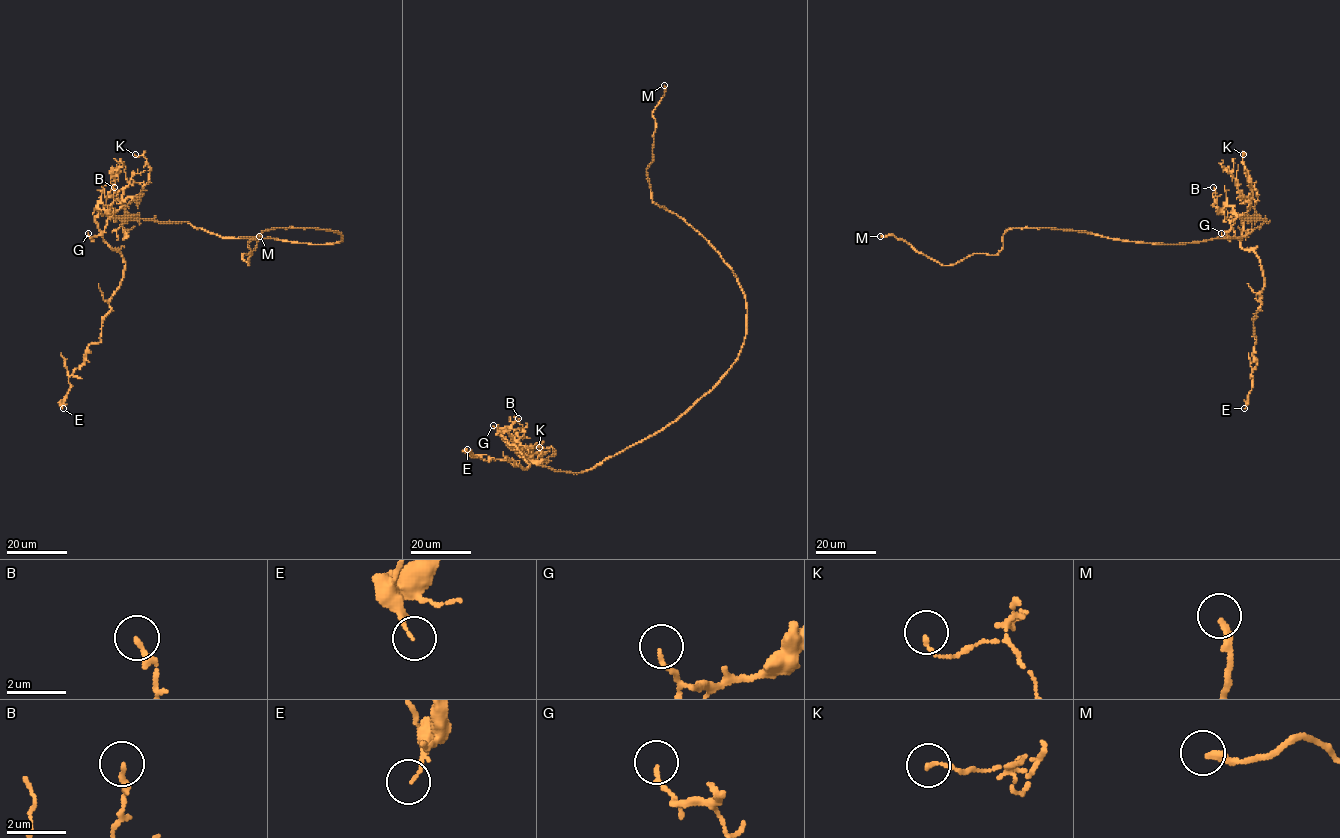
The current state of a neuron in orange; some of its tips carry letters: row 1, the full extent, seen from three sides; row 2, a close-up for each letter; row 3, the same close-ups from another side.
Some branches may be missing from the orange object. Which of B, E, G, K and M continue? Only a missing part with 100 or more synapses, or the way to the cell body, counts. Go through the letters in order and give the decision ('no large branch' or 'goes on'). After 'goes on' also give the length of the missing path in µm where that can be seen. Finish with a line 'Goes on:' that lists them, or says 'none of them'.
B: no large branch
E: no large branch
G: no large branch
K: no large branch
M: goes on | 15 µm
Goes on: M

